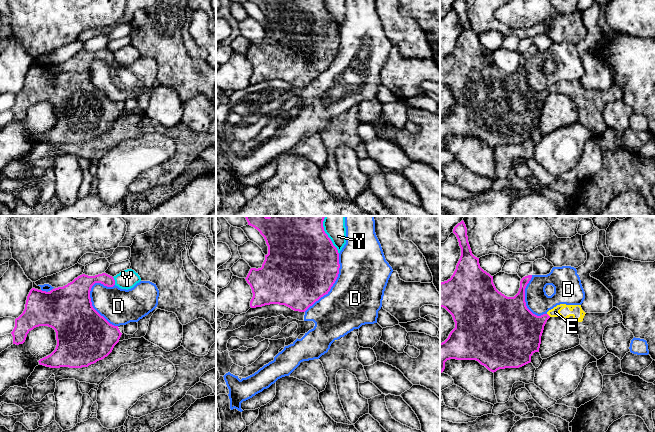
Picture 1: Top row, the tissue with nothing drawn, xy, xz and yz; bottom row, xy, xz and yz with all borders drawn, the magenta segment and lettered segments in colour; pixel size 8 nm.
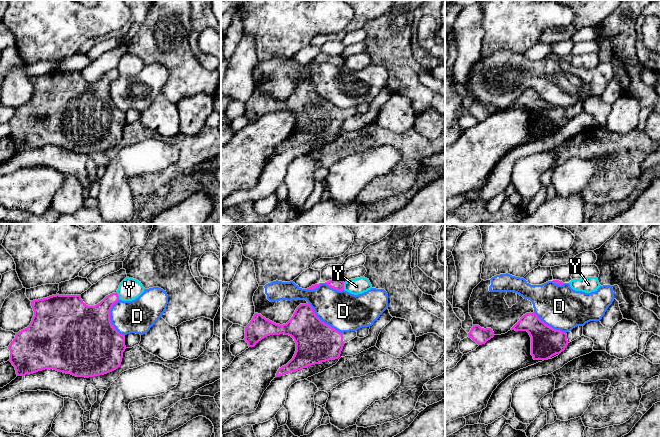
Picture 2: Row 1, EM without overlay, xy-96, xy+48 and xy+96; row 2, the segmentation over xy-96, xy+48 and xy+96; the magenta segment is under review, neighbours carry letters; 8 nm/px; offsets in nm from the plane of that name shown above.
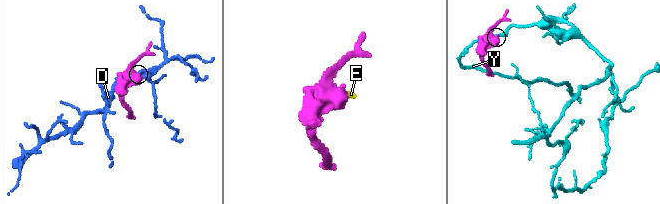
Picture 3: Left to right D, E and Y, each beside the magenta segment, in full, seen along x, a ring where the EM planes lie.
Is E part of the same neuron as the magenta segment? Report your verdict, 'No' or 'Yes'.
Yes

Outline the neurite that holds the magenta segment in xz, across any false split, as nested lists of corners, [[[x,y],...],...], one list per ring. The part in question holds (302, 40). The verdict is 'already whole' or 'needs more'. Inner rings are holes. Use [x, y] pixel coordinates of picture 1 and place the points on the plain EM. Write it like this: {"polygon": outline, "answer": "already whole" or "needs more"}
{"polygon": [[[248,0],[257,5],[268,22],[261,44],[251,44],[245,54],[253,73],[250,83],[285,81],[305,88],[328,70],[339,50],[339,29],[324,7],[323,0]]], "answer": "already whole"}

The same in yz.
{"polygon": [[[457,0],[453,5],[453,9],[458,15],[461,32],[451,54],[440,59],[440,83],[445,84],[452,91],[455,104],[450,108],[448,114],[440,119],[440,149],[445,145],[445,138],[450,135],[476,136],[493,149],[499,145],[519,144],[530,139],[531,132],[535,128],[539,128],[544,102],[550,93],[566,94],[573,99],[578,107],[580,121],[597,136],[608,129],[603,117],[603,110],[607,102],[622,99],[623,91],[618,84],[613,83],[608,89],[585,89],[581,81],[560,80],[546,90],[537,92],[527,84],[525,78],[525,64],[532,51],[521,55],[519,67],[514,73],[505,72],[496,65],[493,52],[480,43],[479,34],[472,30],[466,1]]], "answer": "needs more"}

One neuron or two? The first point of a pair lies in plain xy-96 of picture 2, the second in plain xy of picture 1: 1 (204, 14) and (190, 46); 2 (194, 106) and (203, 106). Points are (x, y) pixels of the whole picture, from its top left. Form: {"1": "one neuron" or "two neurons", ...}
{"1": "one neuron", "2": "one neuron"}

